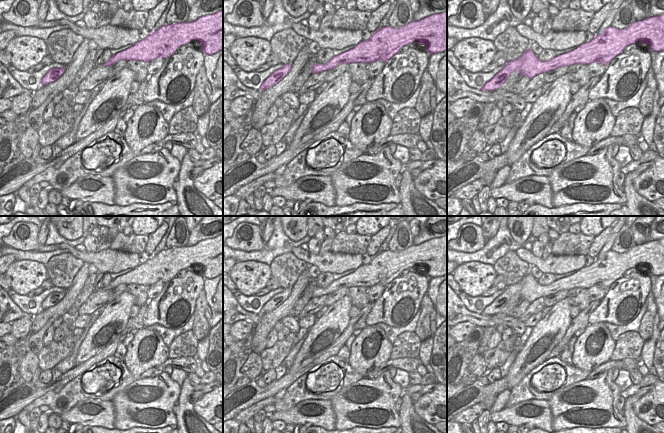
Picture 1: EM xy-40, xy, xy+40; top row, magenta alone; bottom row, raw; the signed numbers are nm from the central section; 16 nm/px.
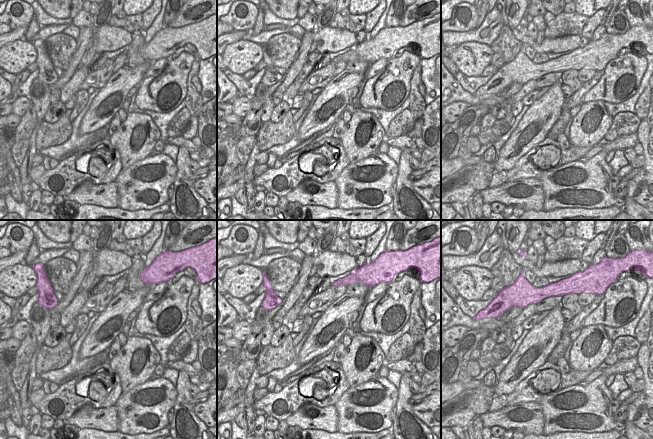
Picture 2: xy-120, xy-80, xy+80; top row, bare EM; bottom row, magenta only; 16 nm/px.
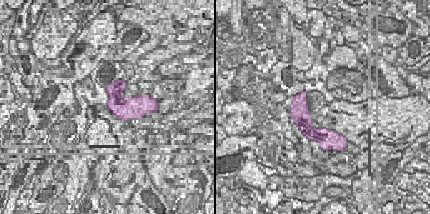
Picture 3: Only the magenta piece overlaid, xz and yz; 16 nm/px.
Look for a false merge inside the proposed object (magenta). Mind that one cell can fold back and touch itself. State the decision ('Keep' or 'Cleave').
Keep

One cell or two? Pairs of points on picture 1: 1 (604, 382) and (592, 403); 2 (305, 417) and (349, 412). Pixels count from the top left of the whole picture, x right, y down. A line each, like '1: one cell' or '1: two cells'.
1: one cell
2: two cells

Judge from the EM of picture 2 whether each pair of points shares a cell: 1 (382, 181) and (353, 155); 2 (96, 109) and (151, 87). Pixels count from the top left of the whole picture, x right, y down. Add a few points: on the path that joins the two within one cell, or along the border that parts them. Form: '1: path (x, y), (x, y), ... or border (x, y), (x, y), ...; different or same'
1: border (370, 155), (350, 163); different
2: border (145, 77), (140, 83); different

